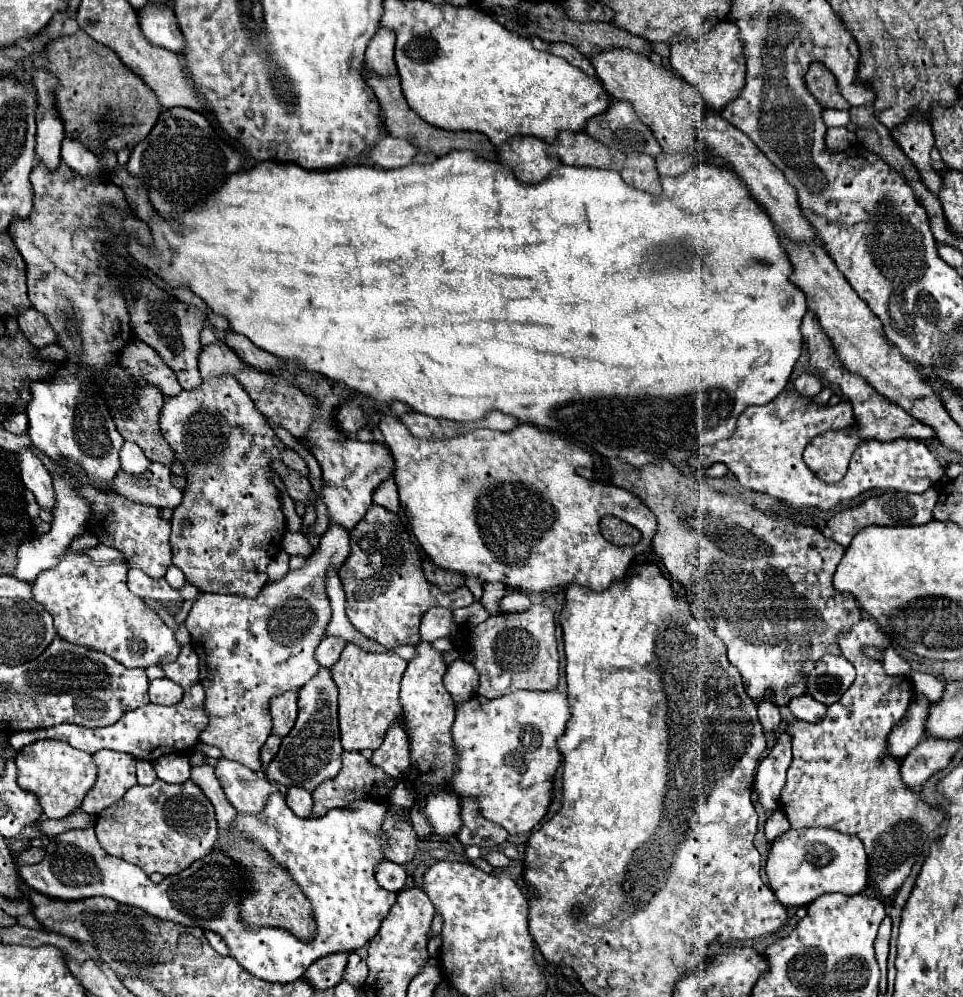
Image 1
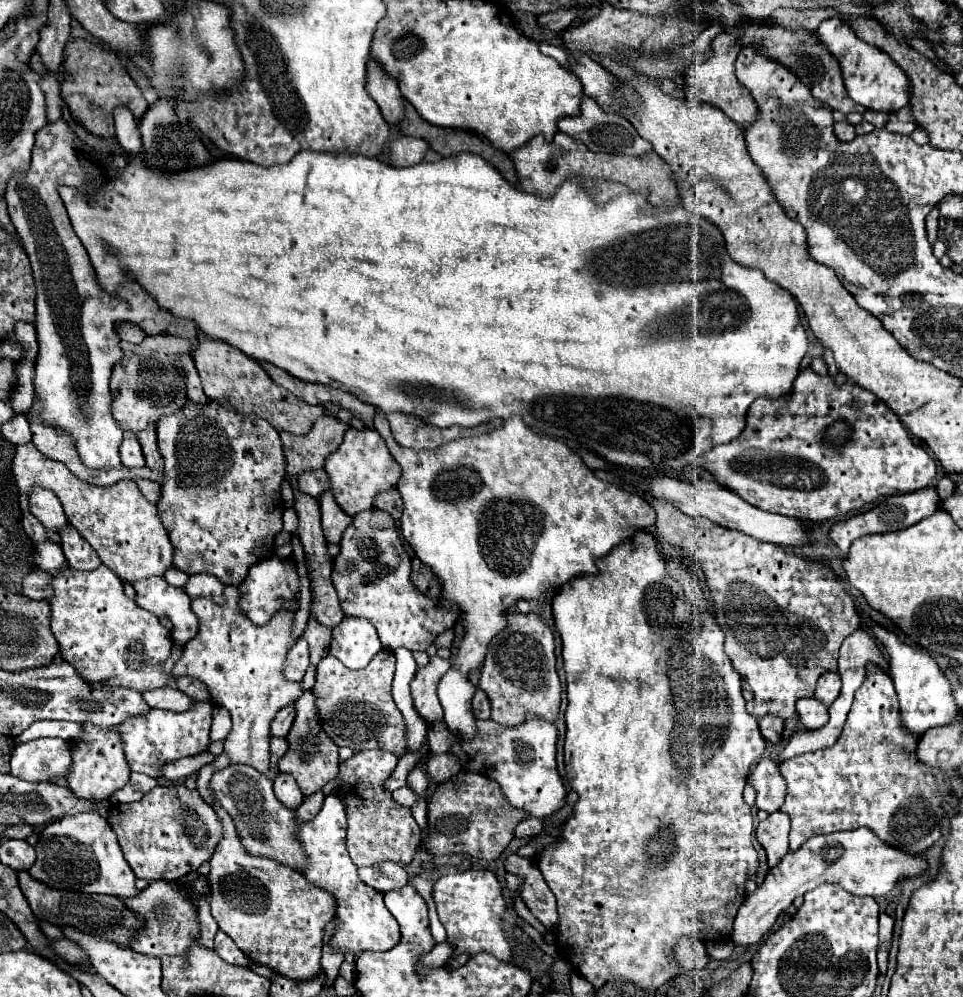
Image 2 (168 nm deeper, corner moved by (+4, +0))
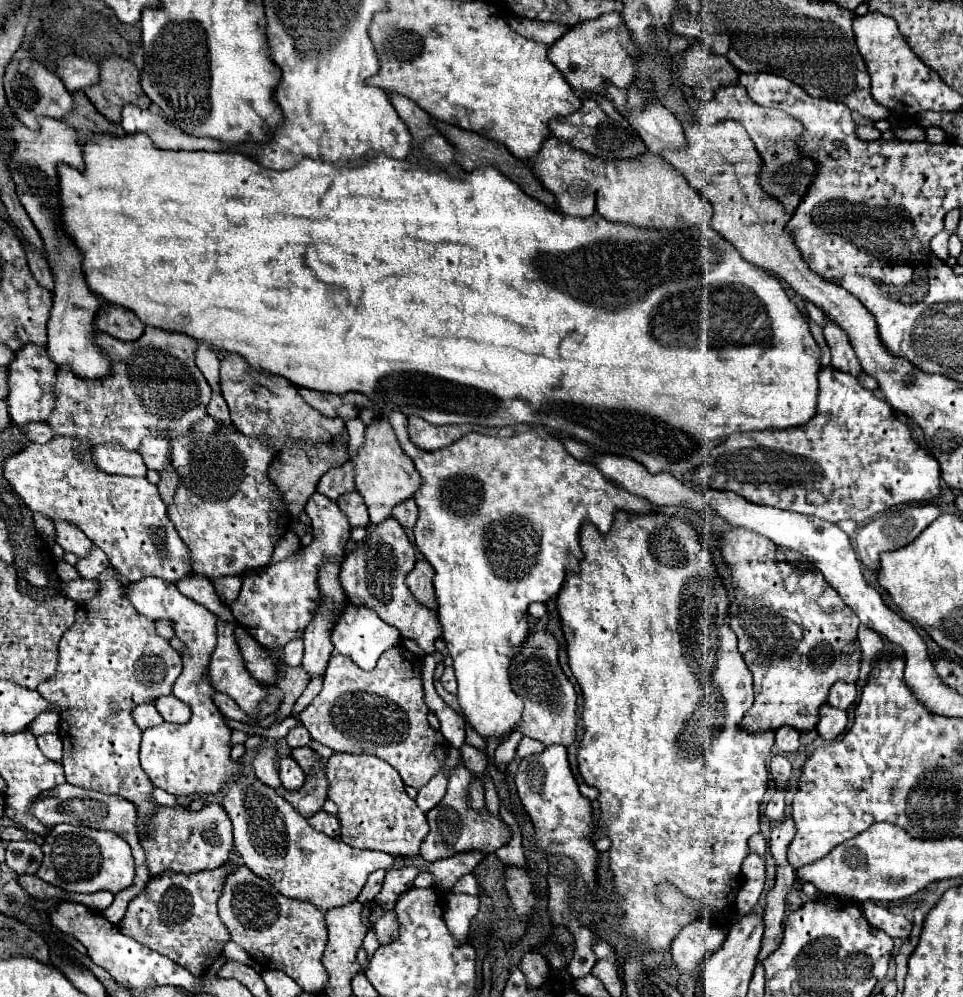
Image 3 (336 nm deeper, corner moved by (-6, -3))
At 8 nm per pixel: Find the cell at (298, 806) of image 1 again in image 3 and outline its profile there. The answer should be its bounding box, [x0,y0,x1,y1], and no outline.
[279,756,305,790]

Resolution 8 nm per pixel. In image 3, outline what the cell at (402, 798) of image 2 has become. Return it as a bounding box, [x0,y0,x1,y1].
[417,748,457,812]

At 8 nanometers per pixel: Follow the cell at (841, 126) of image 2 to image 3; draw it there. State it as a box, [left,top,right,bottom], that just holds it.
[857,124,881,140]

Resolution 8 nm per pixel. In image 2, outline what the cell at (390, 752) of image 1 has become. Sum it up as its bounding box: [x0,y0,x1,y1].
[337,749,421,867]

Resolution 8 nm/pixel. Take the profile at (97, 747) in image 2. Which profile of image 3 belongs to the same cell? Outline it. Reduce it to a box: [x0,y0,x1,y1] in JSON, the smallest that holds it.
[37,570,181,816]

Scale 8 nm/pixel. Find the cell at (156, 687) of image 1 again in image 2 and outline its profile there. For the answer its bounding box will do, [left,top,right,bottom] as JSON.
[143,685,193,711]

